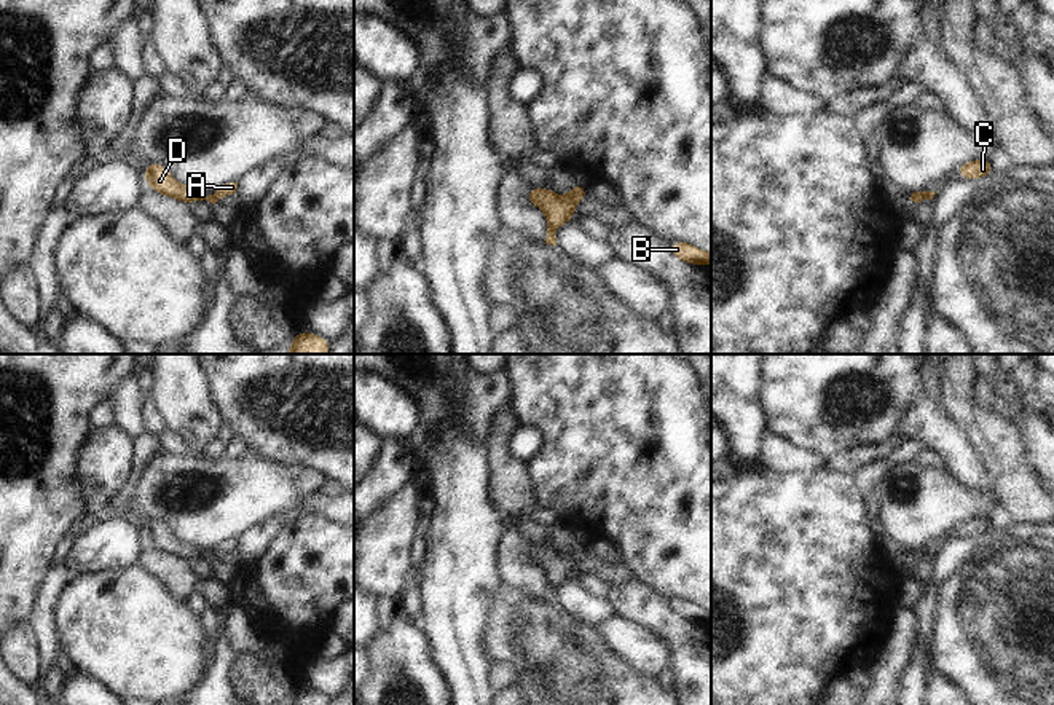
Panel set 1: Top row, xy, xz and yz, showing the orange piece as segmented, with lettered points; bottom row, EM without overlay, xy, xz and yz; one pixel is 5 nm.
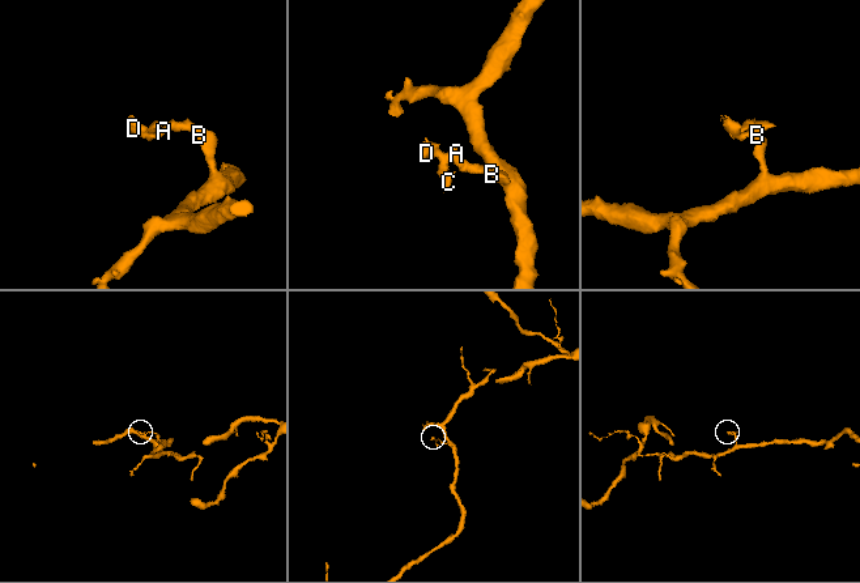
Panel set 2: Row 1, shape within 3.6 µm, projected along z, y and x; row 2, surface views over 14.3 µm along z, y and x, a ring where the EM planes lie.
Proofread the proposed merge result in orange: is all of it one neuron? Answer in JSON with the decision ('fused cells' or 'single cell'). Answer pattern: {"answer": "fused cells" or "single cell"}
{"answer": "fused cells"}

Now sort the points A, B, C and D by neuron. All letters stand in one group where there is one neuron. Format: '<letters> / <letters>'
A B / C D

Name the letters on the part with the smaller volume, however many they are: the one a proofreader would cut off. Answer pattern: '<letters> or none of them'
C, D

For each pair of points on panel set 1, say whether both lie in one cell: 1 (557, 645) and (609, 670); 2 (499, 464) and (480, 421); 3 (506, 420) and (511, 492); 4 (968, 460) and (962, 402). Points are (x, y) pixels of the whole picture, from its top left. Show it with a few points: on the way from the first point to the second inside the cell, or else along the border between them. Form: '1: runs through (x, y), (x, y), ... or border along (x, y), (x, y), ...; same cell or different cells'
1: runs through (570, 657), (582, 670), (597, 670); same cell
2: border along (506, 405), (491, 418), (483, 437); different cells
3: runs through (499, 437), (499, 461), (507, 474); same cell
4: border along (943, 404), (947, 415), (963, 431), (983, 466); different cells

